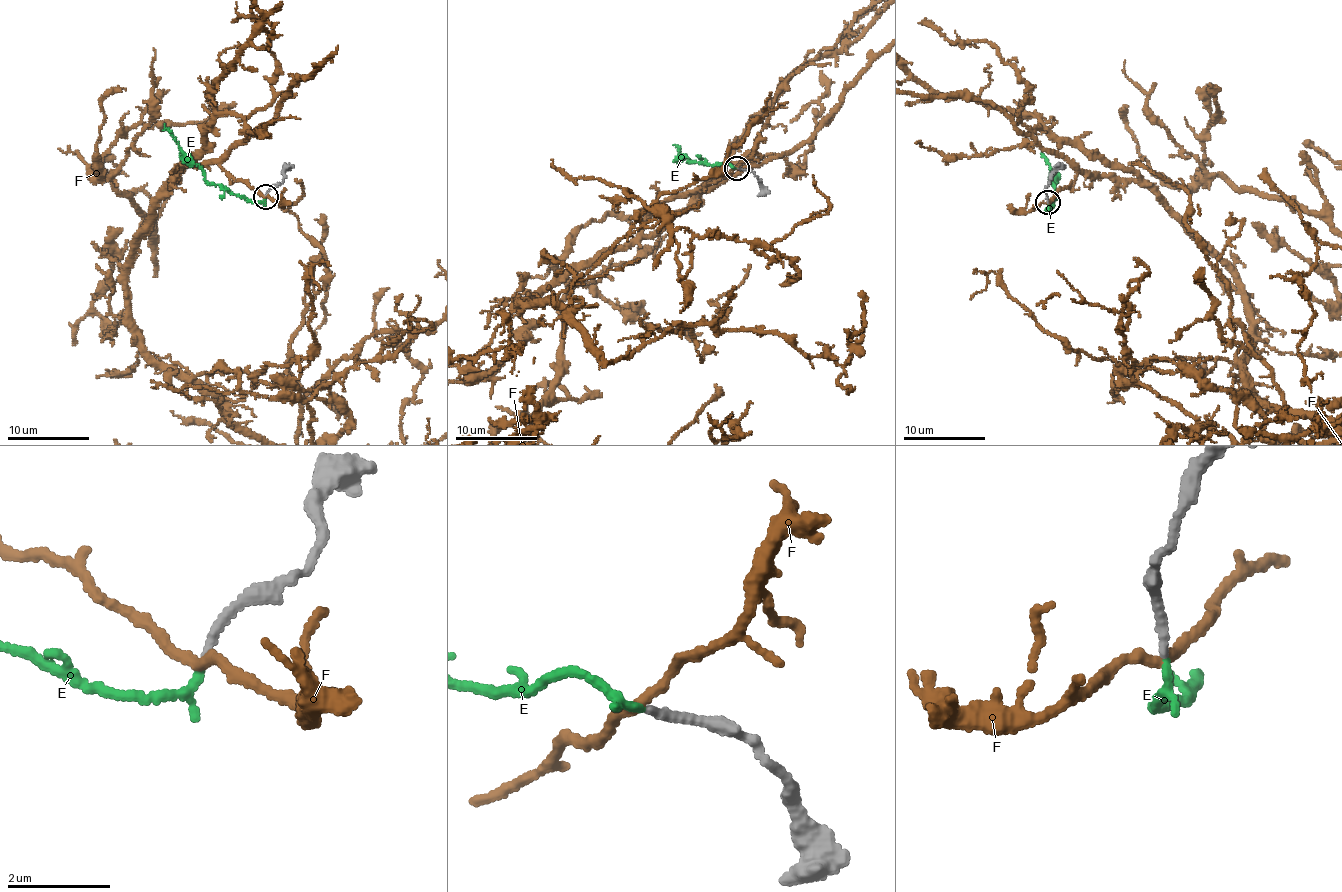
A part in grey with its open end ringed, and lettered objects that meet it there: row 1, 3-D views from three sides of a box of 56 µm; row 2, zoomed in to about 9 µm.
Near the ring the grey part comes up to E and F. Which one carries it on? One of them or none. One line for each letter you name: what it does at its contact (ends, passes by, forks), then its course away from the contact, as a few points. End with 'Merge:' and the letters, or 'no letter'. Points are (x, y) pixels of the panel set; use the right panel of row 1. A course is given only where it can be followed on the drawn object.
E: it ends; course (1048, 203), (1047, 210), (1056, 199), (1051, 184), (1054, 175), (1041, 150)
Merge: E

